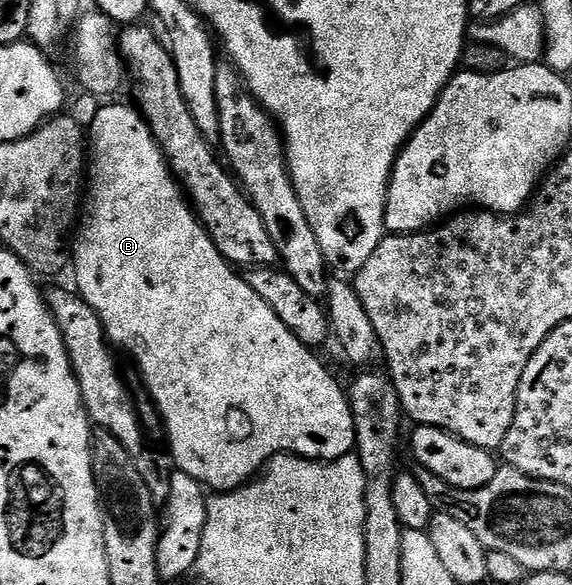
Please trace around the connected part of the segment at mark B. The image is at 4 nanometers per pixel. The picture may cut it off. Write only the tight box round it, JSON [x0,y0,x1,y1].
[72,102,355,493]

